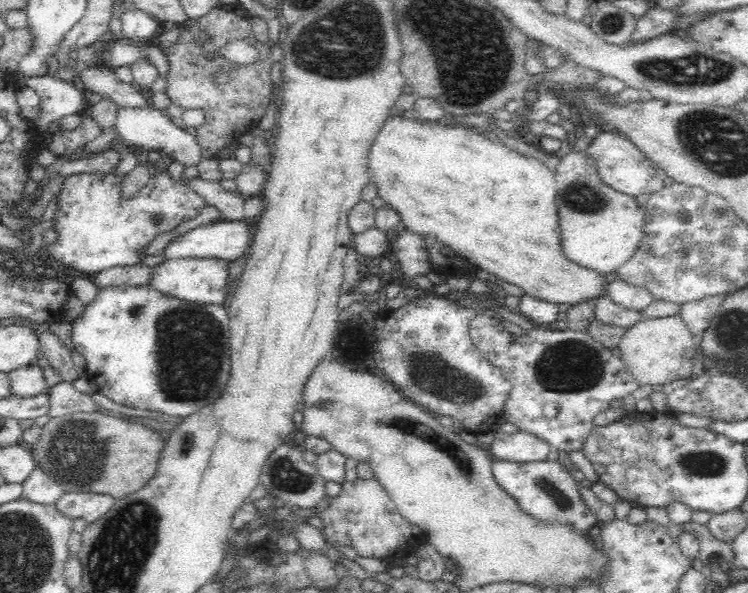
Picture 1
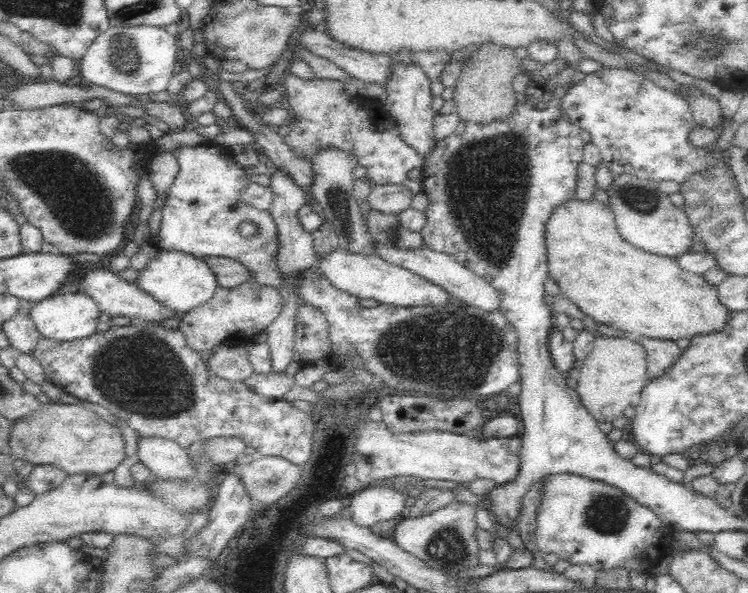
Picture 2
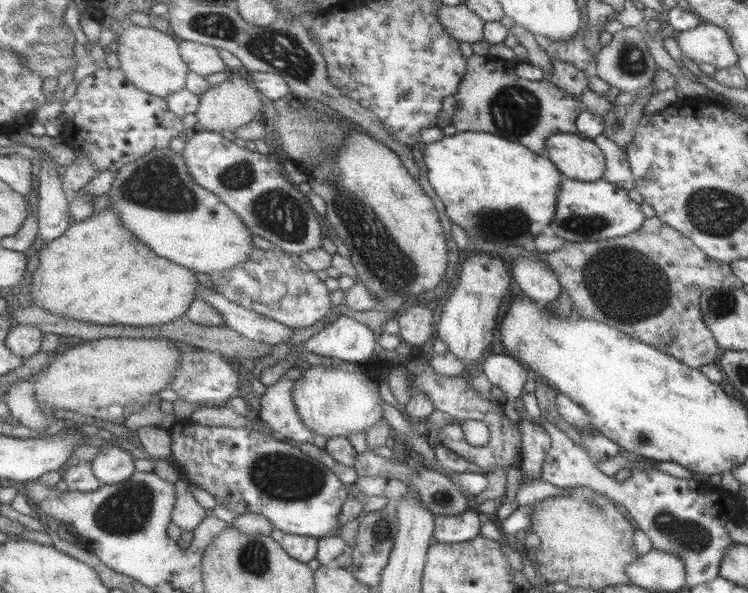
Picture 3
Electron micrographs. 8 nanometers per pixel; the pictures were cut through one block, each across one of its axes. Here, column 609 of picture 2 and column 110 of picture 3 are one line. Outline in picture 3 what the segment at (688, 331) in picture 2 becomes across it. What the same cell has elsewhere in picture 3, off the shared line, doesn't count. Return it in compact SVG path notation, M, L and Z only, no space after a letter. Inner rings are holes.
M105 209L98 215L94 215L88 220L81 222L75 222L70 230L67 230L58 240L54 240L52 244L41 245L36 251L40 258L40 264L38 264L38 270L34 272L33 280L31 284L31 290L33 294L33 300L35 300L38 306L42 306L48 311L52 311L54 314L62 316L70 316L78 320L84 320L99 325L126 325L126 326L154 326L164 325L174 321L178 321L182 317L188 316L192 304L198 298L198 286L200 286L200 278L198 272L192 270L190 267L182 266L182 263L171 261L170 258L164 258L162 255L158 255L148 243L142 241L140 237L136 237L136 234L132 233L126 225L124 225L124 219L120 217L120 213L116 209Z

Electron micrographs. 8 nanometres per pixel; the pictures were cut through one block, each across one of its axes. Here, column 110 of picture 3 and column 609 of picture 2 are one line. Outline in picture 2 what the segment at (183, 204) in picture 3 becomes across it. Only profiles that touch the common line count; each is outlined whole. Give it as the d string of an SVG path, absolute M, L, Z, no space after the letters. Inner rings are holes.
M620 175L607 192L611 209L622 238L652 254L678 258L690 250L696 231L685 209L676 208L669 196L661 193L657 184L646 179Z

